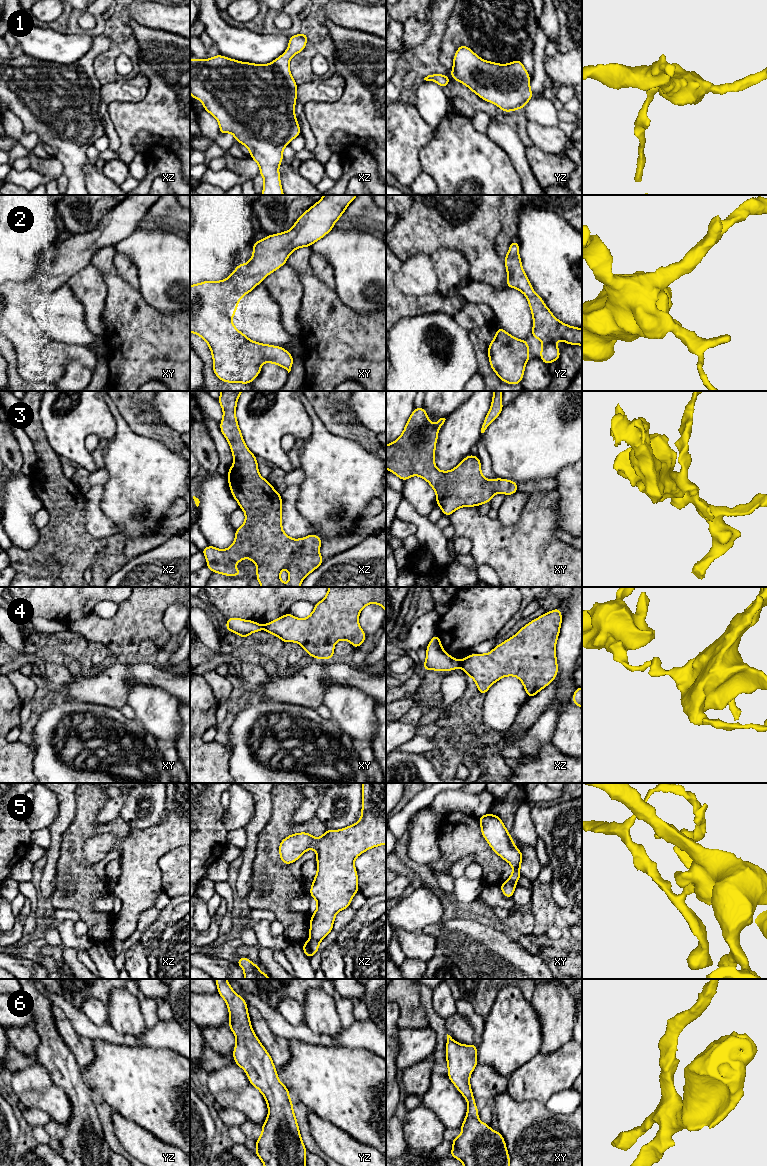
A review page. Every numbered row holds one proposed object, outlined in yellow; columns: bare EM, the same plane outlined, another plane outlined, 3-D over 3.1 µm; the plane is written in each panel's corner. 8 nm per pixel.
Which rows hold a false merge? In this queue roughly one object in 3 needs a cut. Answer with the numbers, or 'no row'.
4, 5

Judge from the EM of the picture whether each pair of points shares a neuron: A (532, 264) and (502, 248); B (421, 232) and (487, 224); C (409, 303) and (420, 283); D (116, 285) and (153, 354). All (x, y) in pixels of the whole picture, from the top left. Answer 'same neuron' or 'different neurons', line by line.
A: different neurons
B: same neuron
C: different neurons
D: same neuron

